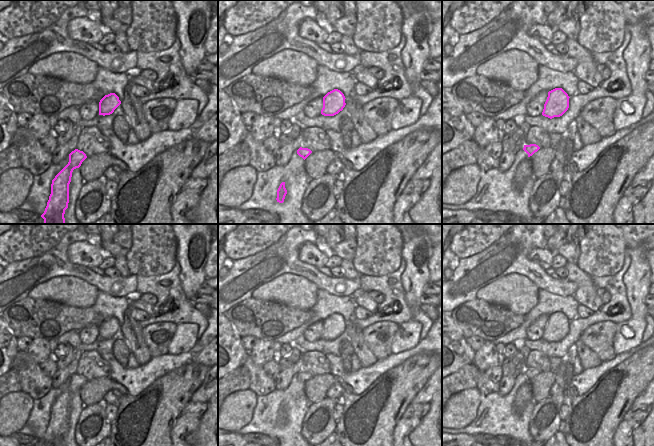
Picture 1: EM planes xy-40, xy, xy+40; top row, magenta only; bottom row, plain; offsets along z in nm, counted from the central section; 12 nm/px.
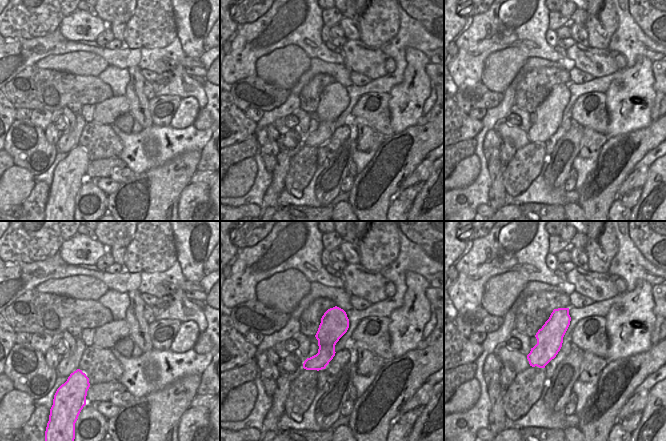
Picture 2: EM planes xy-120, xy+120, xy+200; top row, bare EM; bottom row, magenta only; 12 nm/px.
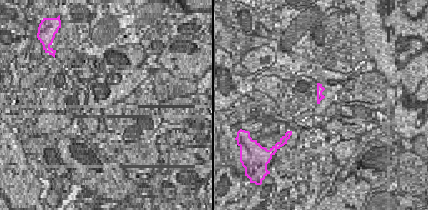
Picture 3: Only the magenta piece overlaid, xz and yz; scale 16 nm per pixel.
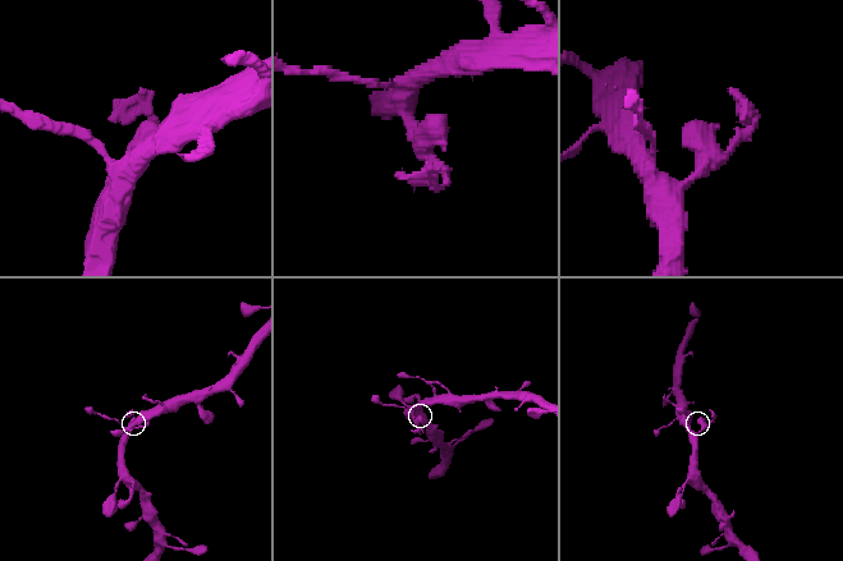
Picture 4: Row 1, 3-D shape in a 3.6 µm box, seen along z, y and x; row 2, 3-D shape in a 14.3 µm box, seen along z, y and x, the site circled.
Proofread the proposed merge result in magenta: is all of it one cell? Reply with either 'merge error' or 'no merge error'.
no merge error

